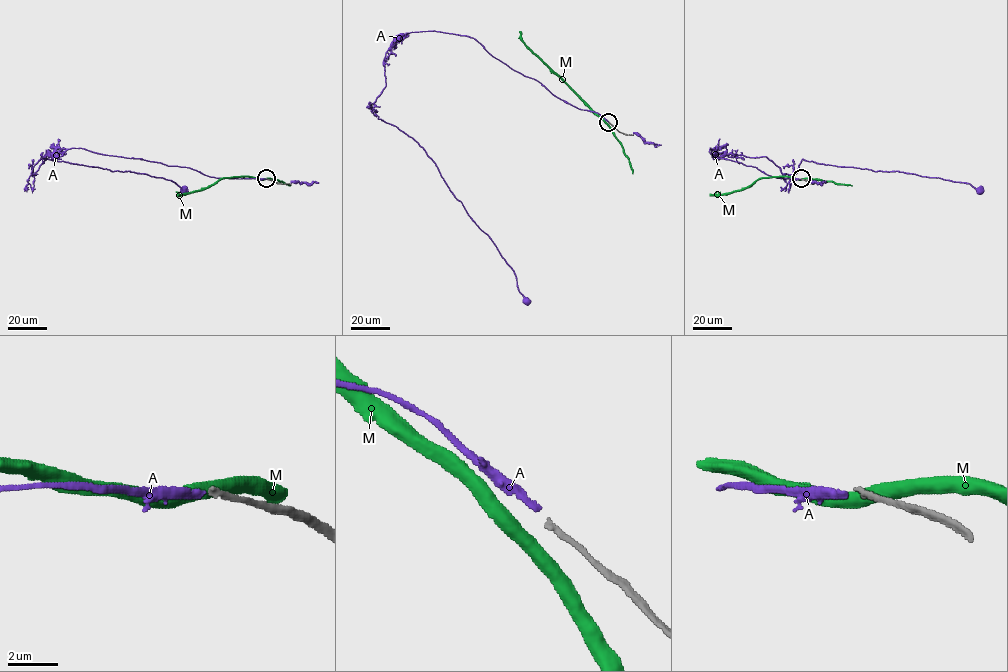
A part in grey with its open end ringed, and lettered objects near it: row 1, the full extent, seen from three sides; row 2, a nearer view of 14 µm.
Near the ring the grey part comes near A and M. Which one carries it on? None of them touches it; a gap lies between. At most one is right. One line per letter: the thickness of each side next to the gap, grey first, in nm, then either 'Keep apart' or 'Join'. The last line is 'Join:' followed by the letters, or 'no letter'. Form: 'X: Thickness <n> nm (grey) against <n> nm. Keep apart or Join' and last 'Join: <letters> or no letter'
A: Thickness 240 nm (grey) against 260 nm. Keep apart
M: Thickness 240 nm (grey) against 500 nm. Keep apart
Join: no letter

